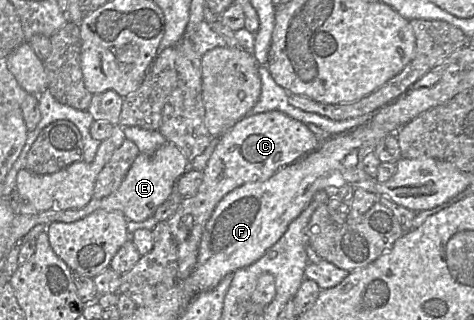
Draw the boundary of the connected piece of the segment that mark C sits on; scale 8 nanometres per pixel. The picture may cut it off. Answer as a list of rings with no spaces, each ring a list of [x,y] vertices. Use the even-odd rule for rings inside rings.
[[[216,47],[201,57],[201,64],[202,97],[205,106],[206,126],[213,138],[221,138],[203,170],[203,181],[198,192],[192,197],[184,198],[175,214],[166,221],[177,245],[178,281],[186,280],[194,271],[205,225],[217,204],[226,194],[246,183],[267,180],[280,169],[315,151],[321,144],[321,141],[309,130],[306,124],[280,111],[248,115],[261,94],[260,65],[253,53],[242,48]]]

